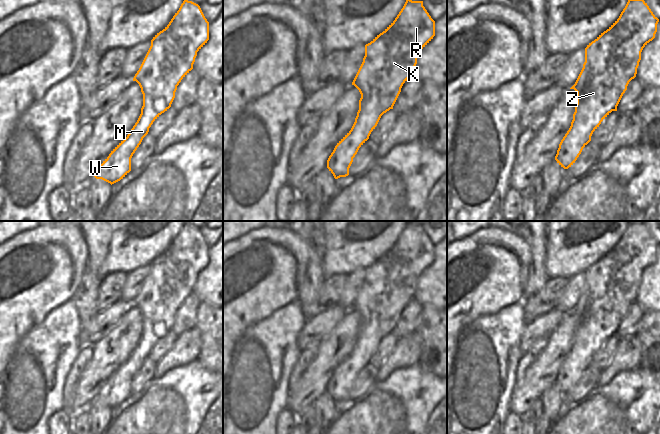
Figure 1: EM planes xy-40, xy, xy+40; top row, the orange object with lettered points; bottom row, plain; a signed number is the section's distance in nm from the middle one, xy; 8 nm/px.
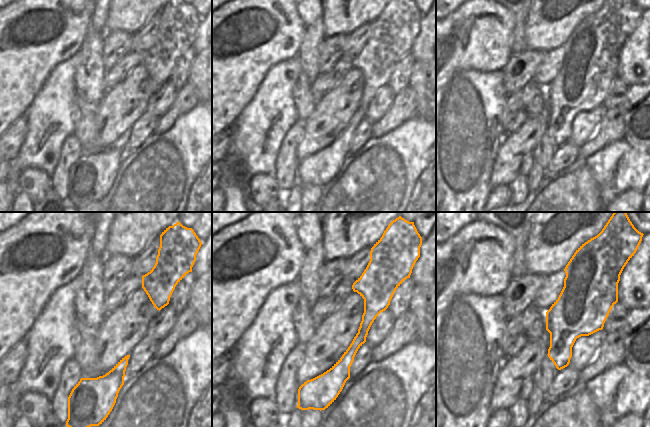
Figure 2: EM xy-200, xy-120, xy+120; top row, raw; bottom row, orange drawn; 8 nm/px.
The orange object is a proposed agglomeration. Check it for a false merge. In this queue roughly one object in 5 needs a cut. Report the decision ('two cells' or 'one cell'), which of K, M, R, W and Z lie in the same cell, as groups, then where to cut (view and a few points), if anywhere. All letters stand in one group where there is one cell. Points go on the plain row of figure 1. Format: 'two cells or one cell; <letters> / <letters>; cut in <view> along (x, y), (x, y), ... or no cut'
one cell; K M R W Z; no cut

